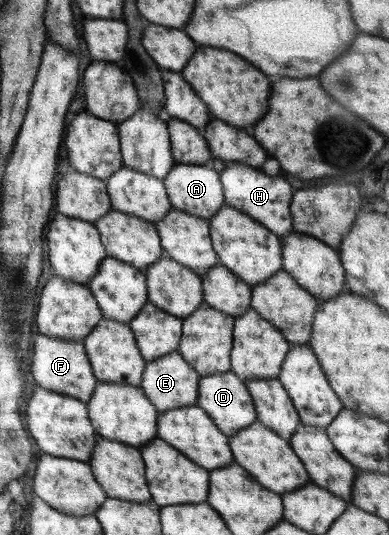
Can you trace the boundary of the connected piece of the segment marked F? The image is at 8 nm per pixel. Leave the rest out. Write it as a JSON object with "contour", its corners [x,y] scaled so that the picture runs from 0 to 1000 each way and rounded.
{"contour":[[[100,622],[82,628],[82,669],[77,671],[77,697],[93,714],[118,731],[134,731],[149,738],[165,738],[198,746],[211,753],[226,753],[237,742],[249,708],[234,695],[213,639],[134,634]]]}

